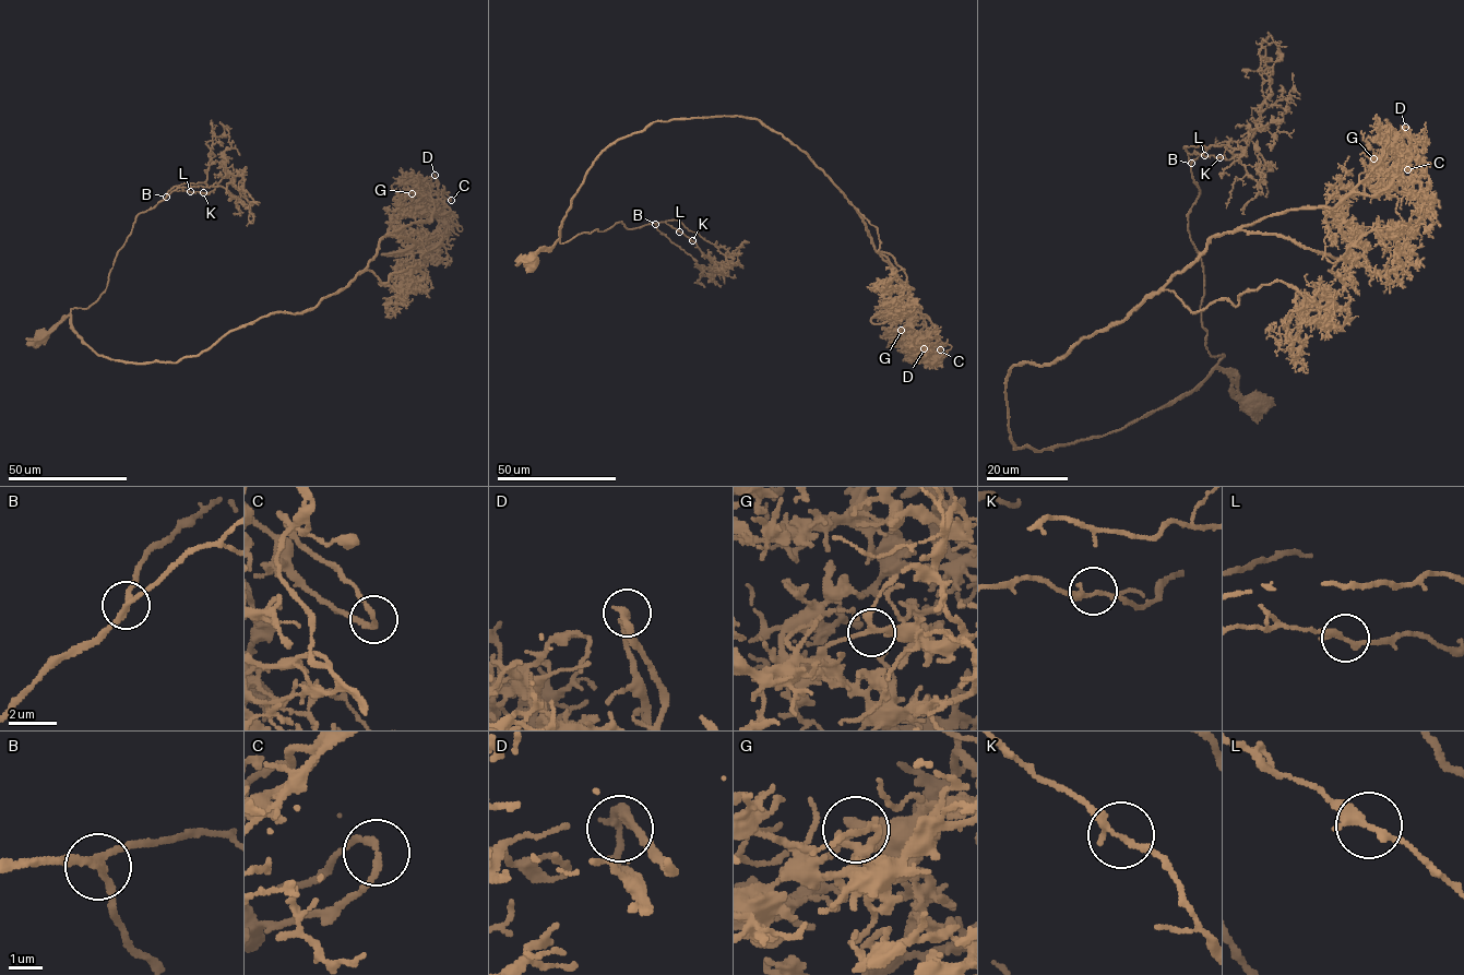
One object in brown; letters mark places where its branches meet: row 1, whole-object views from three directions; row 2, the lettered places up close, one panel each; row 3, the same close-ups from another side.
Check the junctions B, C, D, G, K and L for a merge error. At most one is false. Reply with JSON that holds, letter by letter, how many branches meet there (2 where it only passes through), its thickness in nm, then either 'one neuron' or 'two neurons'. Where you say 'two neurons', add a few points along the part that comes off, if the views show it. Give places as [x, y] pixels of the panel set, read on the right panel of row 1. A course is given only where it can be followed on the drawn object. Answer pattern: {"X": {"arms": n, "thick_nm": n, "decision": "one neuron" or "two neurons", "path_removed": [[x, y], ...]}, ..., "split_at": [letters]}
{"B": {"arms": 3, "thick_nm": 200, "decision": "one neuron"}, "C": {"arms": 2, "thick_nm": 200, "decision": "one neuron"}, "D": {"arms": 2, "thick_nm": 280, "decision": "one neuron"}, "G": {"arms": 3, "thick_nm": 200, "decision": "one neuron"}, "K": {"arms": 2, "thick_nm": 200, "decision": "one neuron"}, "L": {"arms": 2, "thick_nm": 280, "decision": "one neuron"}, "split_at": []}

